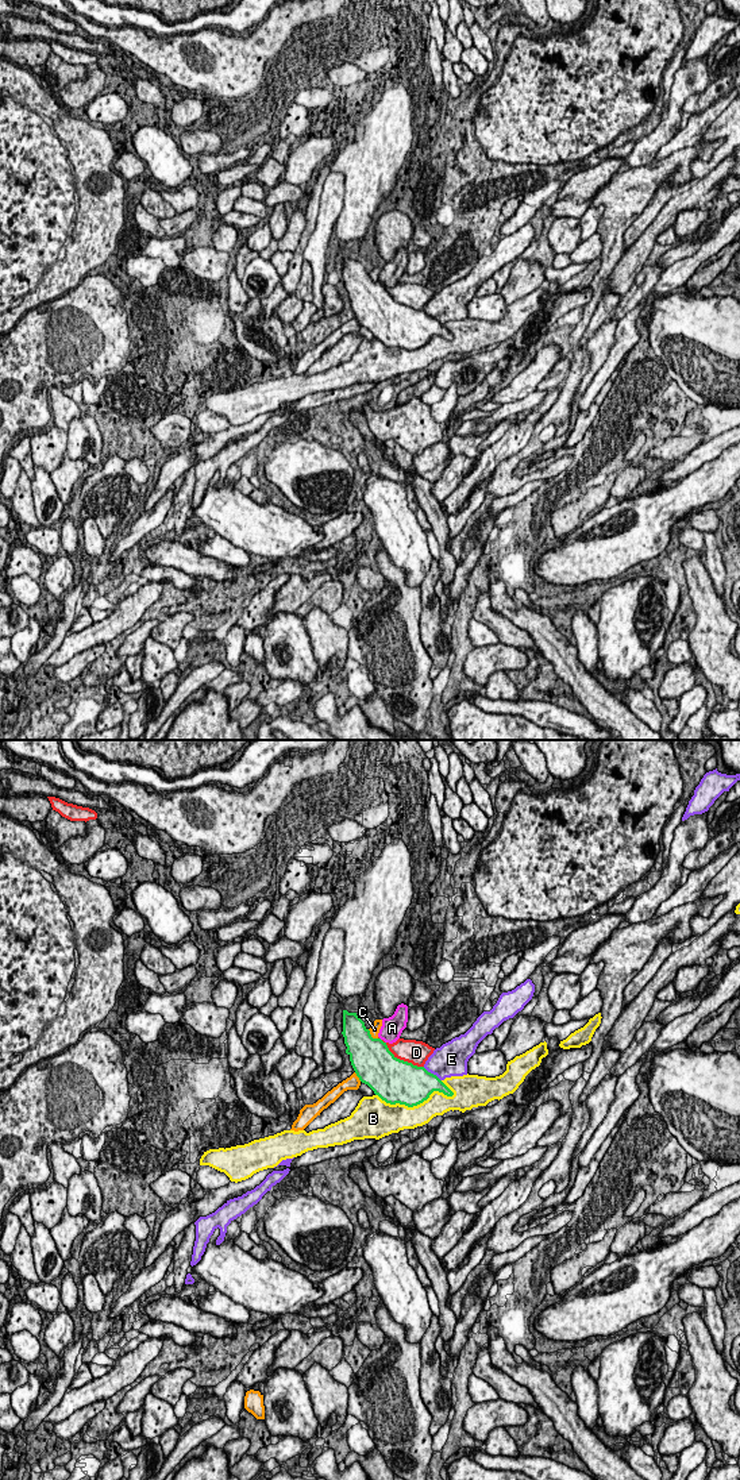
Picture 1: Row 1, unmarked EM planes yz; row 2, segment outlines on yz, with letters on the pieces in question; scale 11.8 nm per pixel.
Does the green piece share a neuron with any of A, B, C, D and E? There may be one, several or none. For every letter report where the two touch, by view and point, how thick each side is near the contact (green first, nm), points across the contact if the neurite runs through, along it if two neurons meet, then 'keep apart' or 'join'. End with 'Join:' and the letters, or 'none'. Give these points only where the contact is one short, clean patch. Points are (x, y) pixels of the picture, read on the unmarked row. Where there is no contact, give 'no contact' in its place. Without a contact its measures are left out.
A: no contact | keep apart
B: yz (415, 349) | 480/320 nm | keep apart
C: yz (370, 280) | 460/120 nm | keep apart
D: yz (401, 304) | 500/280 nm | join
E: yz (432, 318) | 440/380 nm | keep apart
Join: D

